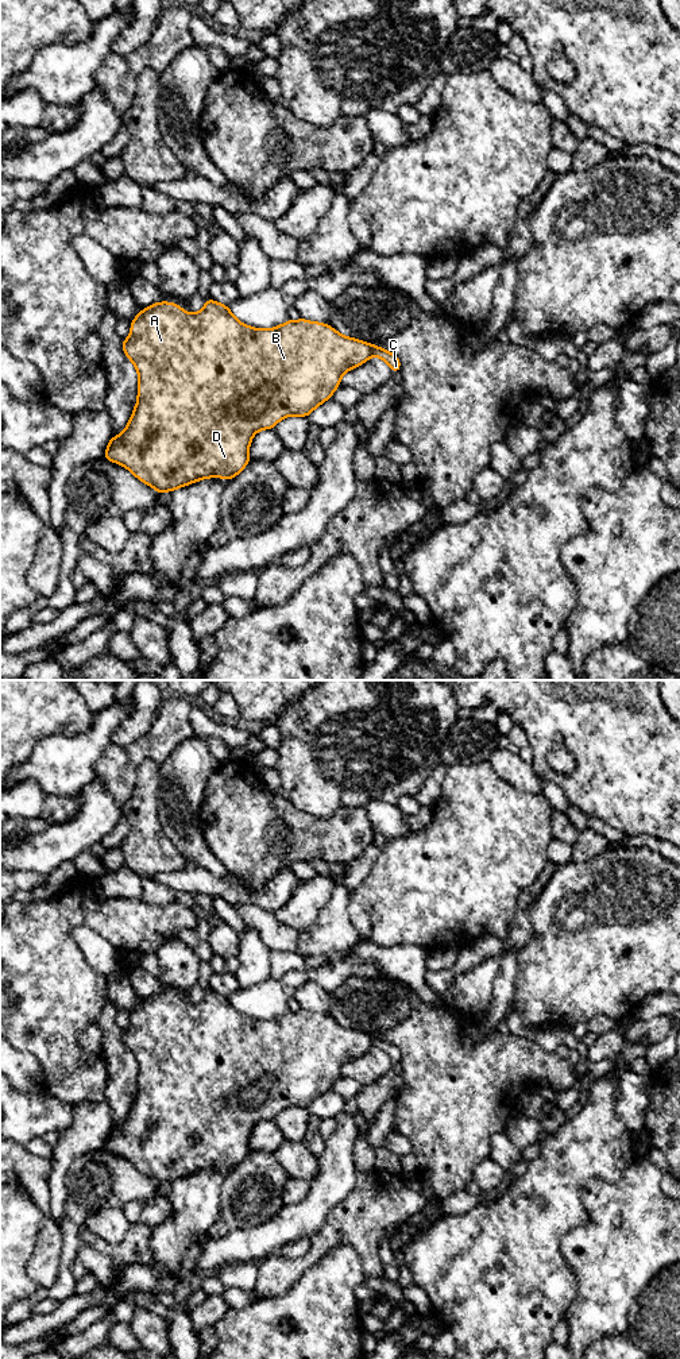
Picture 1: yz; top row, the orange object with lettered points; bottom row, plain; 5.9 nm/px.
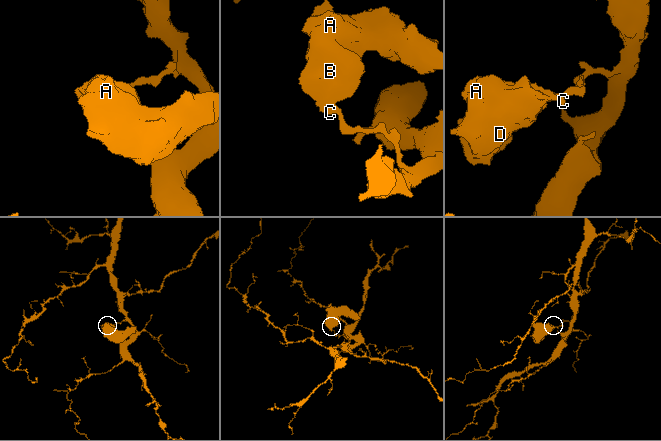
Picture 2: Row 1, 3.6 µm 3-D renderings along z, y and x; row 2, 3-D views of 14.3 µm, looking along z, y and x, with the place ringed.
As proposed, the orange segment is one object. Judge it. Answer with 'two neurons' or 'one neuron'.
two neurons

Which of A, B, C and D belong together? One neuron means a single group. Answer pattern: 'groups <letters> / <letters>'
groups A B D / C

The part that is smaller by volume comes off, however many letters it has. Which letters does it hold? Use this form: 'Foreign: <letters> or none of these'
Foreign: A, B, D

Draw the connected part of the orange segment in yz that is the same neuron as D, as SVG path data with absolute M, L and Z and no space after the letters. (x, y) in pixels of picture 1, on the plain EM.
M209 988L205 992L205 997L197 1004L188 1004L179 996L169 992L157 992L154 996L140 1001L131 1011L131 1023L121 1032L121 1041L138 1061L138 1093L127 1119L119 1127L111 1128L104 1148L124 1157L140 1173L154 1178L158 1186L212 1167L233 1170L251 1153L248 1140L256 1123L274 1120L275 1115L287 1107L308 1108L318 1096L332 1088L335 1081L341 1076L340 1069L347 1062L359 1058L372 1047L372 1035L353 1028L345 1028L328 1015L308 1012L301 1008L297 1012L289 1009L285 1015L270 1020L258 1020L240 1014L231 1004L229 997L216 993Z

